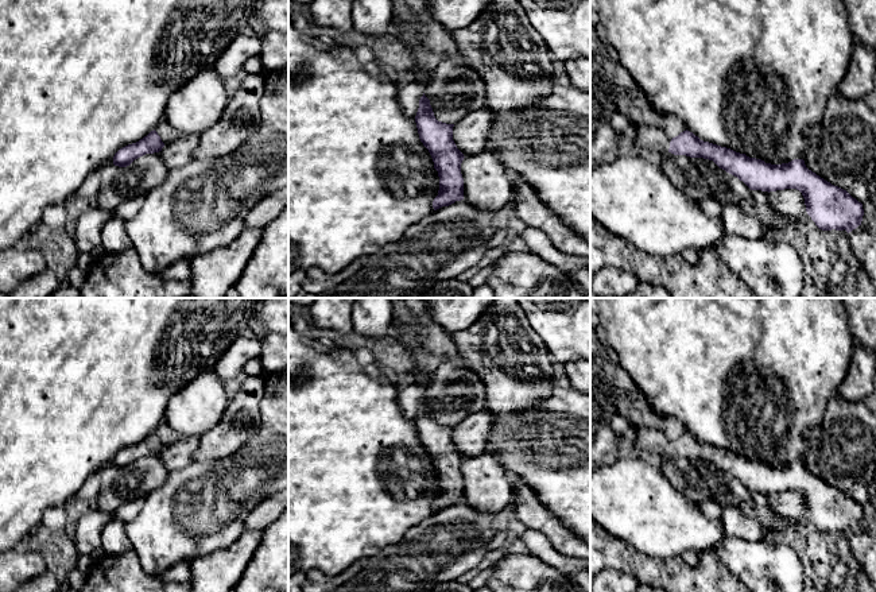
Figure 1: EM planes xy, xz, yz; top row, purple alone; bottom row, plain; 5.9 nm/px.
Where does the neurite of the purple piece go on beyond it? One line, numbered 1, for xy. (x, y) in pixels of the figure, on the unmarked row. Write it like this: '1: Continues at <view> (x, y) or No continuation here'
1: No continuation here

